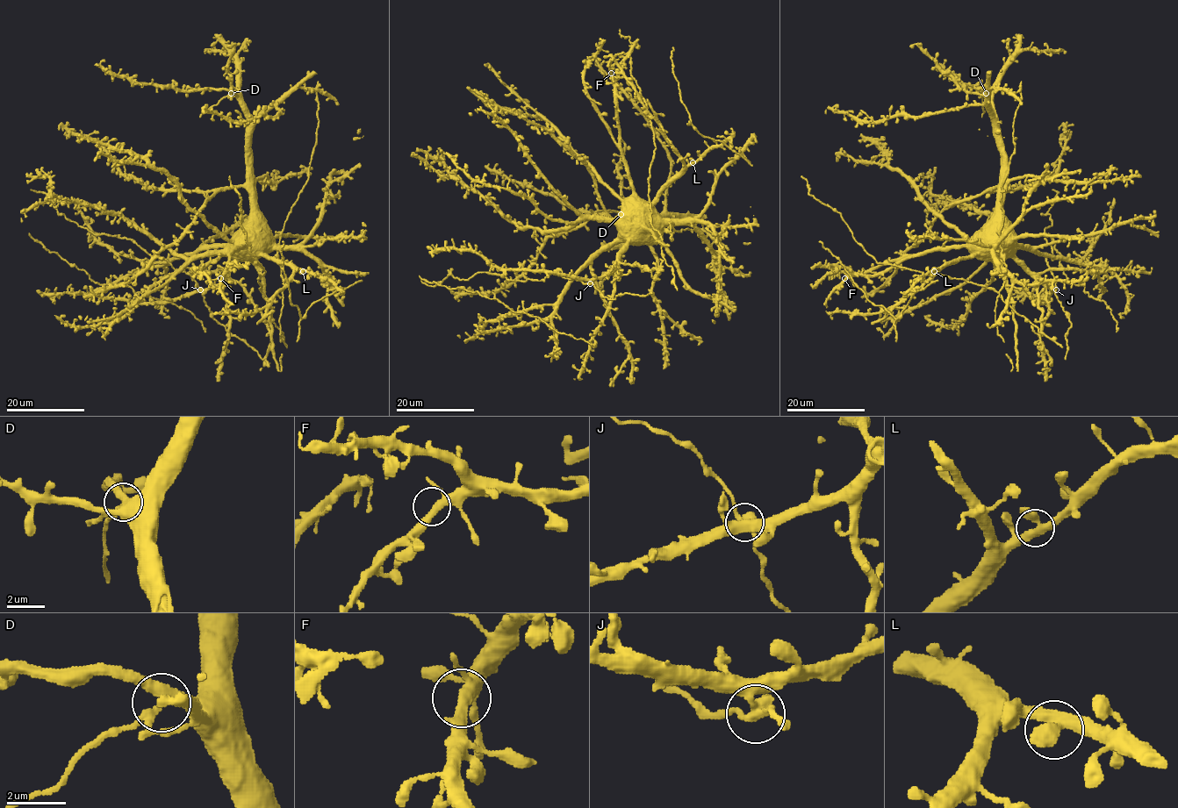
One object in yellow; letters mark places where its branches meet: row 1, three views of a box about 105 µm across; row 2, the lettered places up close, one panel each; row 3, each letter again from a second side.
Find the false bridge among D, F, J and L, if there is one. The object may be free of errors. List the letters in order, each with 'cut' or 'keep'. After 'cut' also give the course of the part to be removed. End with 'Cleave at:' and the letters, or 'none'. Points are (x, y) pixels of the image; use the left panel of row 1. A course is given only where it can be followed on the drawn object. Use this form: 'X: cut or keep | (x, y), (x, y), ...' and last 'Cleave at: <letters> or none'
D: cut | (231, 93), (199, 117)
F: keep
J: keep
L: keep
Cleave at: D

